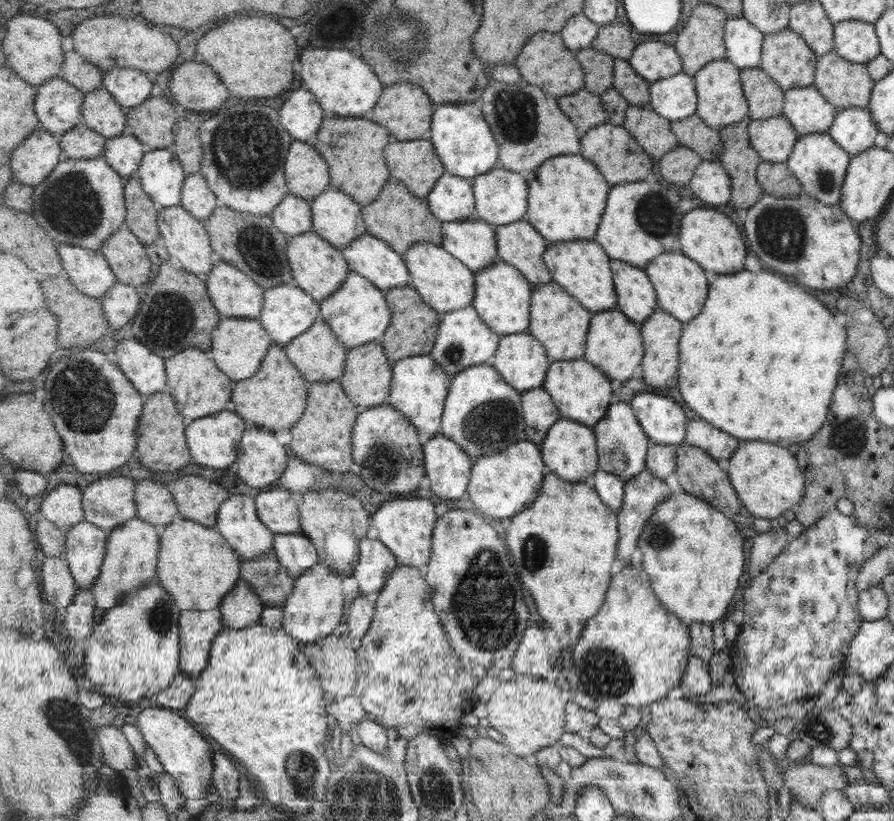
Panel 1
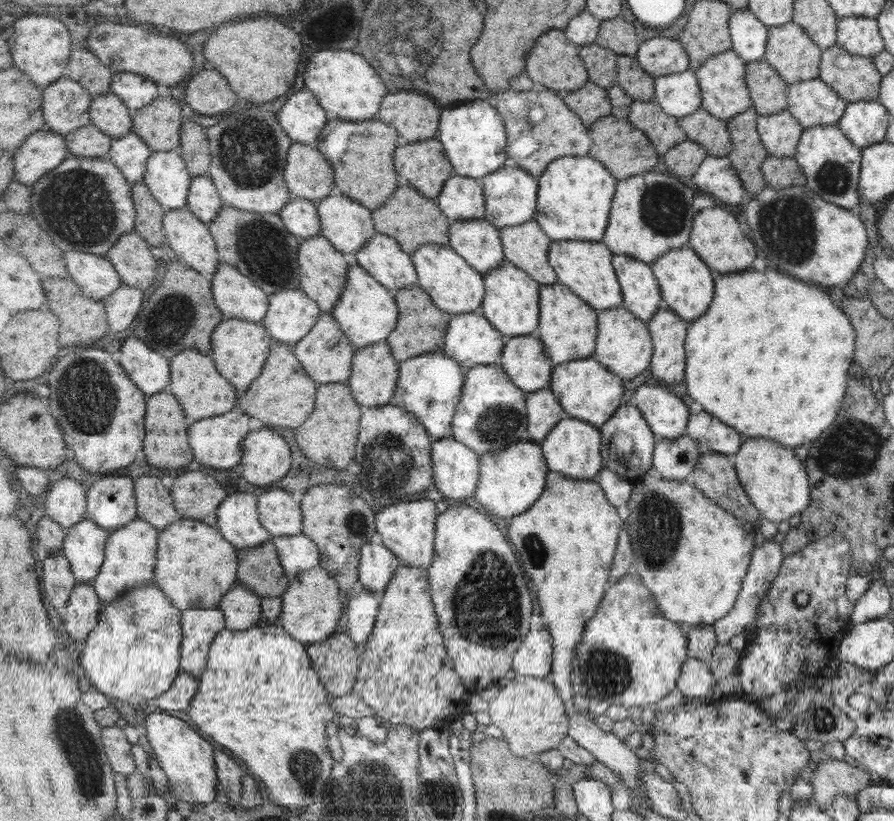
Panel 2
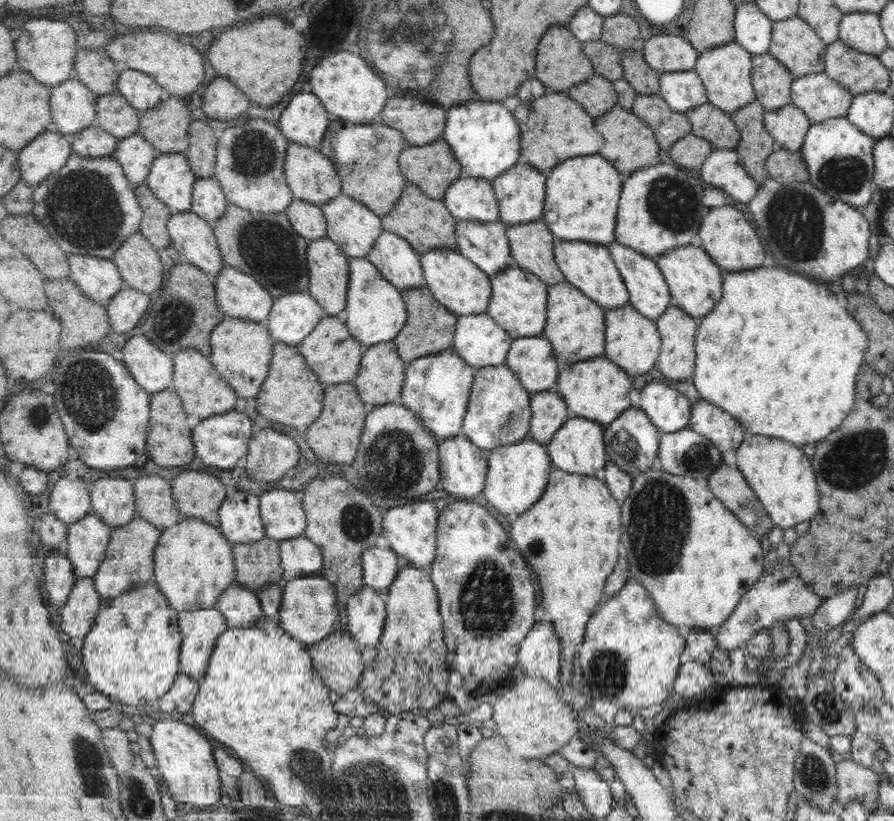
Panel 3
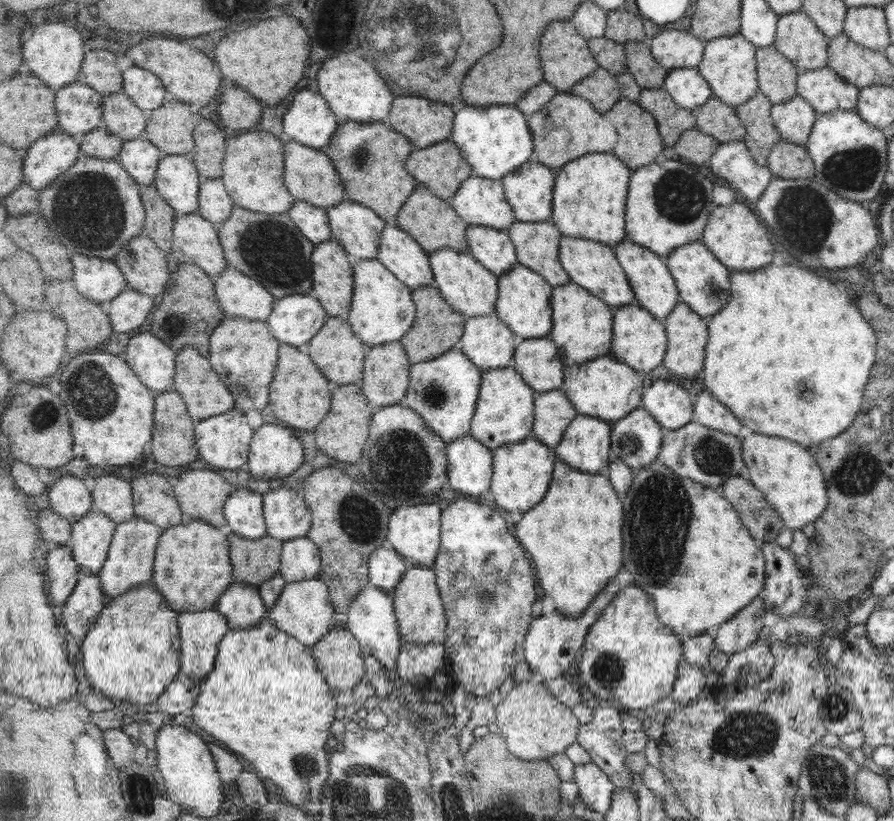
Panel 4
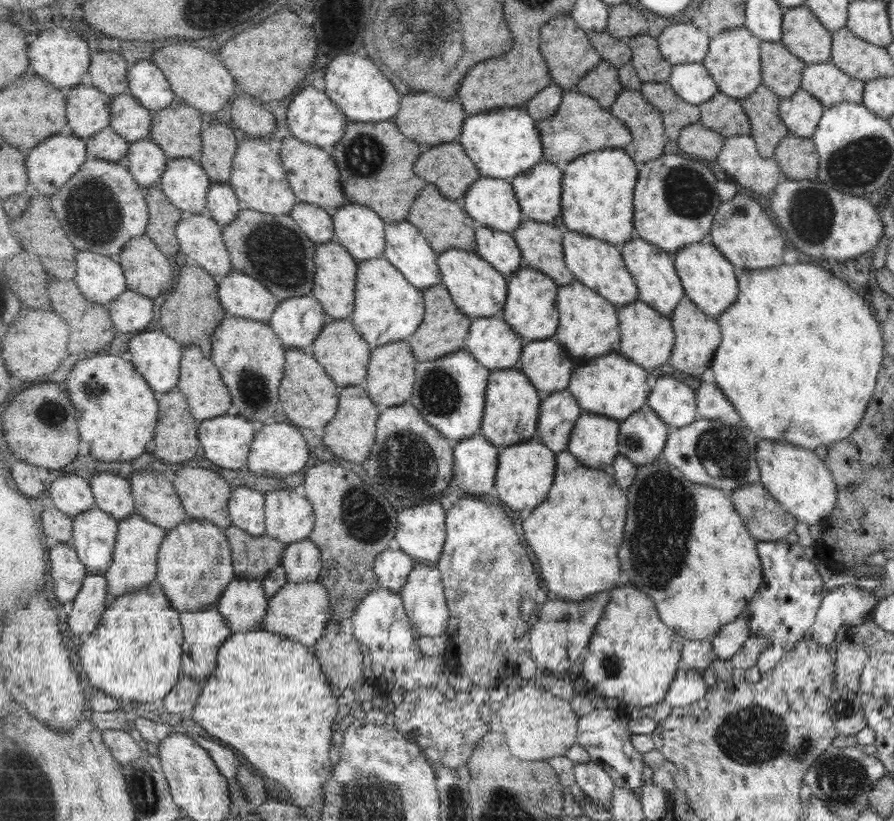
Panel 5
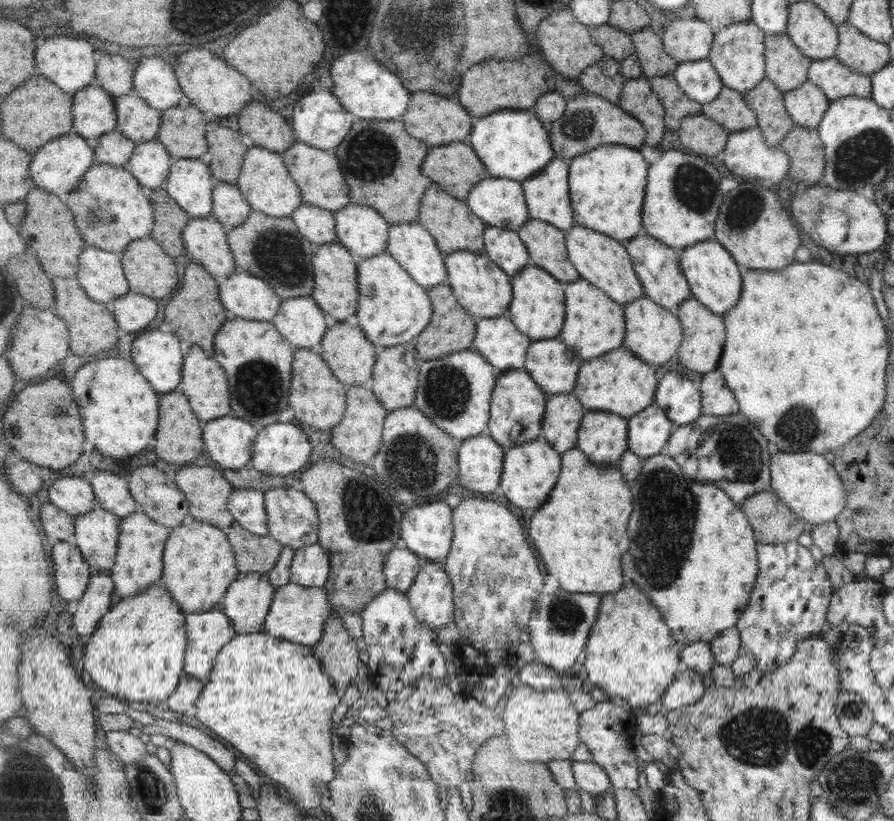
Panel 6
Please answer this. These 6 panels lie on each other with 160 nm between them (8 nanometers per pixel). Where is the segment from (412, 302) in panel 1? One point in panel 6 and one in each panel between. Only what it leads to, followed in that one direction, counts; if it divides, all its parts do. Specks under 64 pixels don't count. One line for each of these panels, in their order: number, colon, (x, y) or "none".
2: (423, 327)
3: (431, 328)
4: (438, 328)
5: (444, 320)
6: (452, 329)

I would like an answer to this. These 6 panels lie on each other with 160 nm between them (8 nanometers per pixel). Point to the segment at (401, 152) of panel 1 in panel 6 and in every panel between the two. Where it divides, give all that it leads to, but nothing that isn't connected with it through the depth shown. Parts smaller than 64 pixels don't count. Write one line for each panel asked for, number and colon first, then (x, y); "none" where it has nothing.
2: (425, 164)
3: (434, 167)
4: (442, 167)
5: (448, 165)
6: (457, 167)

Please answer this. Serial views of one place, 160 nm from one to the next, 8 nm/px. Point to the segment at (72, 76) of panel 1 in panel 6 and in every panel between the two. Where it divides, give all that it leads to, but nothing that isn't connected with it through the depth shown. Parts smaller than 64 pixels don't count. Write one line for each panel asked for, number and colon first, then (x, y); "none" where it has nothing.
2: (84, 66)
3: (98, 71)
4: (101, 72)
5: (109, 70)
6: (115, 74)

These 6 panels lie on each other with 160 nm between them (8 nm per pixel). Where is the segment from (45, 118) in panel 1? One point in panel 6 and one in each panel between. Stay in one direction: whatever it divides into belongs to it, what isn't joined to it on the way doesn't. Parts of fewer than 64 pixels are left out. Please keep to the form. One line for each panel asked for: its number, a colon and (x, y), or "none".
2: (68, 104)
3: (74, 108)
4: (80, 107)
5: (90, 110)
6: (95, 113)

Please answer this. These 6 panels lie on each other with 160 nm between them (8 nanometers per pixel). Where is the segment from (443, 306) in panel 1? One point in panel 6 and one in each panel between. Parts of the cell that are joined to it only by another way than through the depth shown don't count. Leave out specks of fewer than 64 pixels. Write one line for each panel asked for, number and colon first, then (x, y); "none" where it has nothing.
2: (454, 285)
3: (457, 281)
4: (468, 285)
5: (480, 290)
6: (485, 290)

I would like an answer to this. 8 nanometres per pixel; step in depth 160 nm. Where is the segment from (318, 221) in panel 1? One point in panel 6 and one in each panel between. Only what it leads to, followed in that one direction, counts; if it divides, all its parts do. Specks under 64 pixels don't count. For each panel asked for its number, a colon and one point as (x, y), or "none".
2: (349, 226)
3: (355, 227)
4: (358, 228)
5: (359, 228)
6: (363, 229)

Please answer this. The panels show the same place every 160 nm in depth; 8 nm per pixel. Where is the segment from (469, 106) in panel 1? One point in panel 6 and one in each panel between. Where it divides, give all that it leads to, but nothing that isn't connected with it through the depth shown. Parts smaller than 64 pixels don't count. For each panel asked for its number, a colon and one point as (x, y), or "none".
2: (475, 136)
3: (486, 137)
4: (496, 139)
5: (505, 142)
6: (515, 144)

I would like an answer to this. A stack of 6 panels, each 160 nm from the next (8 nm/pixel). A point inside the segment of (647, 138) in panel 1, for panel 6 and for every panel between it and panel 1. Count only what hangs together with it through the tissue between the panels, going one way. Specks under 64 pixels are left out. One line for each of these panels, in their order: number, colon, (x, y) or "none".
2: (664, 129)
3: (670, 126)
4: (674, 120)
5: (678, 113)
6: (678, 105)

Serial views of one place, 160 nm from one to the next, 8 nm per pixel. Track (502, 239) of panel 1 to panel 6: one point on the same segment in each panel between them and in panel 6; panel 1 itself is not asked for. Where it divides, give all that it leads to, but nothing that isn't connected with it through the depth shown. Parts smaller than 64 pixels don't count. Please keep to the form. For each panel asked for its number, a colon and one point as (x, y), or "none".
2: (527, 246)
3: (532, 244)
4: (538, 243)
5: (542, 244)
6: (547, 244)

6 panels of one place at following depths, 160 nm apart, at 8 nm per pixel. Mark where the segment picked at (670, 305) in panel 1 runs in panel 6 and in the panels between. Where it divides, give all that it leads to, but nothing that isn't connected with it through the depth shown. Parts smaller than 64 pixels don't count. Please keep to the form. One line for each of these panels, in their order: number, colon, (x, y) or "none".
2: (688, 283)
3: (696, 281)
4: (705, 284)
5: (709, 279)
6: (715, 277)

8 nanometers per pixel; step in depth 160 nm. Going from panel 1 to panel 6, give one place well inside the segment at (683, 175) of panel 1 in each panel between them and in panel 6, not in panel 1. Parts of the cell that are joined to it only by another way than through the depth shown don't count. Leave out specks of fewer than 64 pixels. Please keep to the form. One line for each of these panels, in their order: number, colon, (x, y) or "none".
2: (684, 160)
3: (691, 152)
4: (696, 147)
5: (699, 141)
6: (703, 136)

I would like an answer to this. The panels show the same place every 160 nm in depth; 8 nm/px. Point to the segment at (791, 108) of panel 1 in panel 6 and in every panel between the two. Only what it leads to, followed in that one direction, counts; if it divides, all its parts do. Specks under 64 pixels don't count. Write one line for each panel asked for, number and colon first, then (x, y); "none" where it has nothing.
2: (812, 102)
3: (820, 97)
4: (826, 91)
5: (826, 82)
6: (836, 80)

